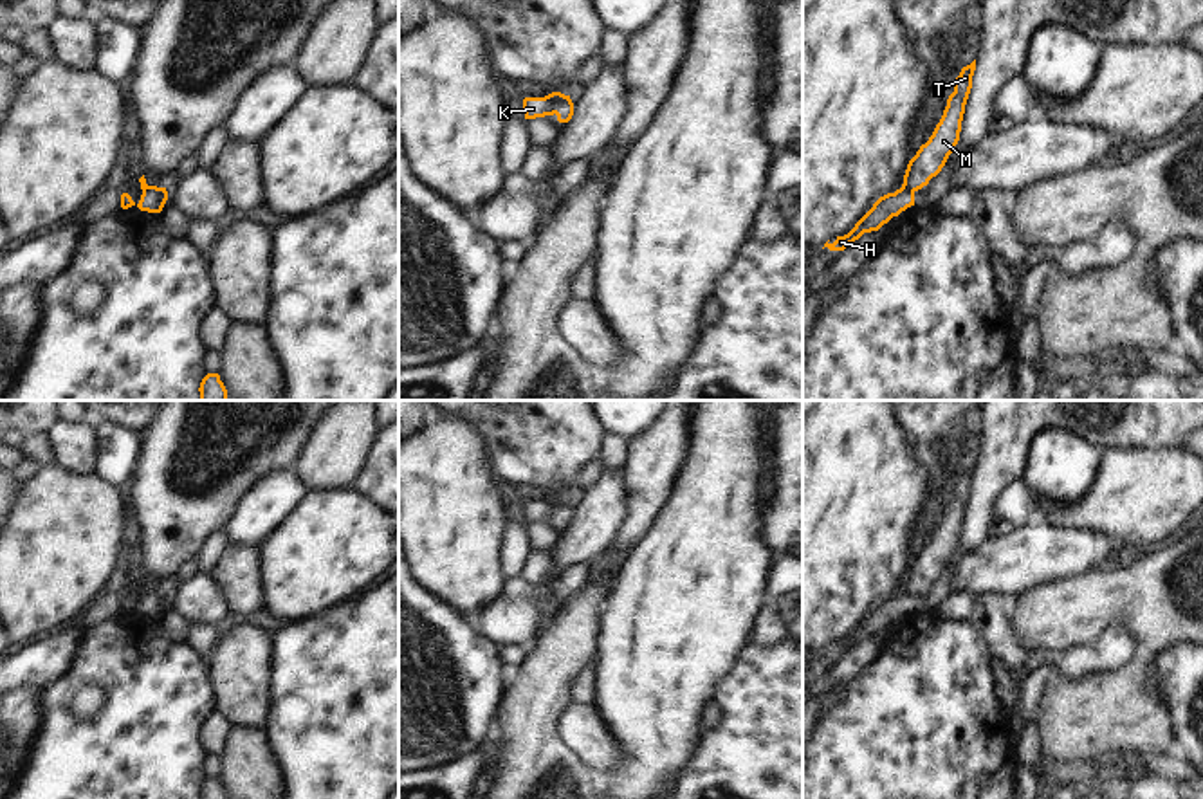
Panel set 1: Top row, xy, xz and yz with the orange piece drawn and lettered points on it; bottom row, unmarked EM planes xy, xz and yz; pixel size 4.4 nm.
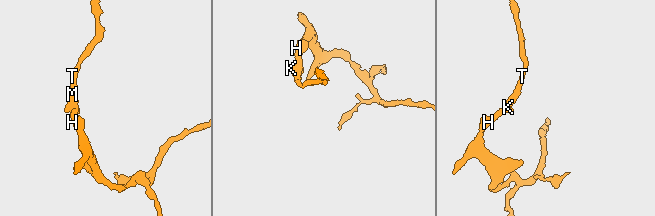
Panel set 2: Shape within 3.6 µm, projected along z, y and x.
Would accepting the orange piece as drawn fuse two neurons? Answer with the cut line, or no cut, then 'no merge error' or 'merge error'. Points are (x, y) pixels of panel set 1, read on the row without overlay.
cut in yz along (902, 590), (913, 597); merge error

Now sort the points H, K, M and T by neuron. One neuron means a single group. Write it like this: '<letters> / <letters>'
H / K M T

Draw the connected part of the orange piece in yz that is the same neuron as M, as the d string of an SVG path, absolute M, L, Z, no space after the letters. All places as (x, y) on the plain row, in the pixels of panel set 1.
M976 464L961 473L940 527L929 545L922 548L916 559L909 565L902 592L914 597L927 590L929 584L941 575L949 559L954 556L954 550L960 545L961 525L972 492L974 474Z

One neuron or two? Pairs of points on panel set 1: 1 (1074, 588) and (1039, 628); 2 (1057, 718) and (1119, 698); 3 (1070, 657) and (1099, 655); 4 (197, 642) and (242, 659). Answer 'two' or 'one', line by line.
1: one
2: one
3: one
4: two

